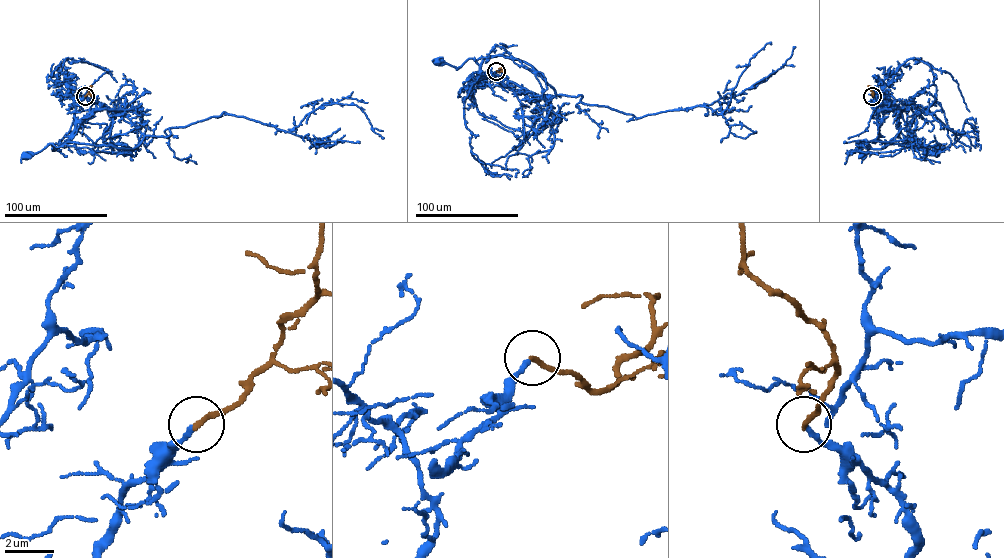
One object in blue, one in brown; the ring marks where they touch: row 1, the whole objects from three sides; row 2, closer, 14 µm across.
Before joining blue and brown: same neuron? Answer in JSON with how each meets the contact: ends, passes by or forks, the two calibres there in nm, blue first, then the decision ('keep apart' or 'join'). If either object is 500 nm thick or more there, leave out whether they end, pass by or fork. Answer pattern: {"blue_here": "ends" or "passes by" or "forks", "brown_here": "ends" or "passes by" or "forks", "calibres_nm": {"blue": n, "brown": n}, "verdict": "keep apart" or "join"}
{"blue_here": "ends", "brown_here": "ends", "calibres_nm": {"blue": 200, "brown": 220}, "verdict": "join"}

